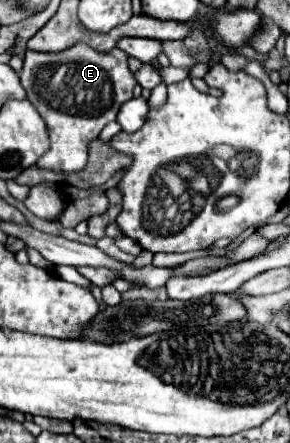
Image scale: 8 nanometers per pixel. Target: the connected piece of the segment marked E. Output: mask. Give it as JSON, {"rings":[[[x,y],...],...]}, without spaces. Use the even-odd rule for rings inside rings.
{"rings":[[[75,44],[73,48],[55,54],[25,52],[21,84],[27,92],[27,100],[45,120],[51,138],[49,152],[37,160],[39,168],[71,174],[81,172],[87,166],[89,144],[99,136],[105,124],[117,118],[121,104],[133,98],[137,80],[129,70],[127,60],[129,56],[119,48],[103,54],[87,44]]]}

